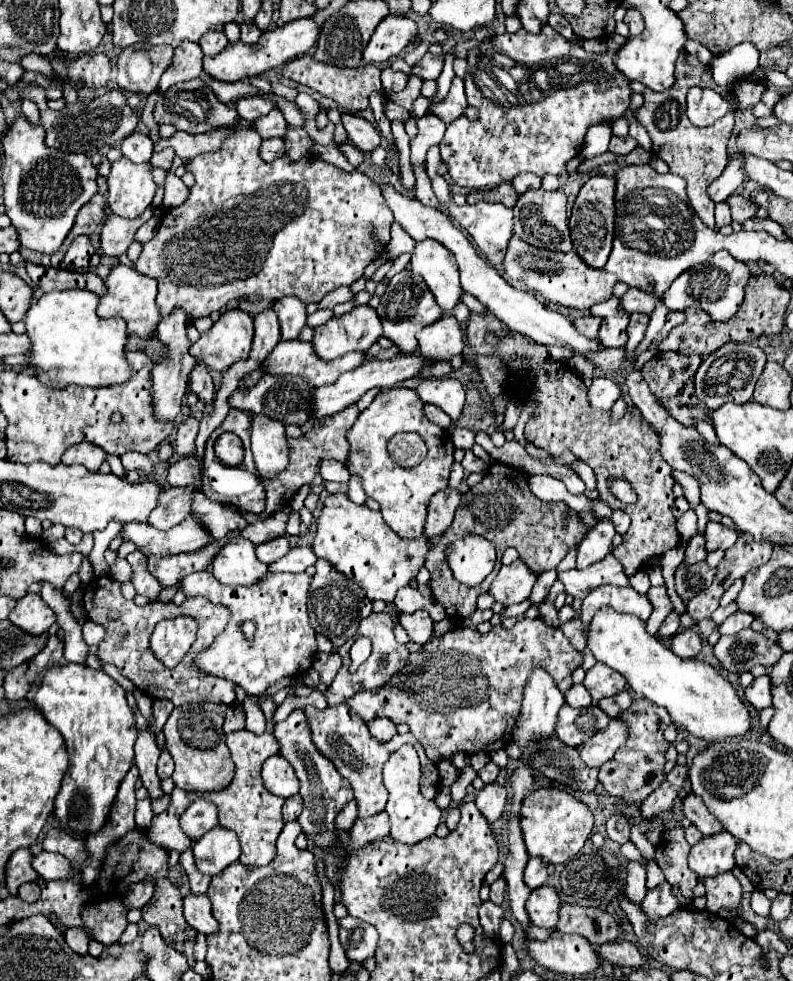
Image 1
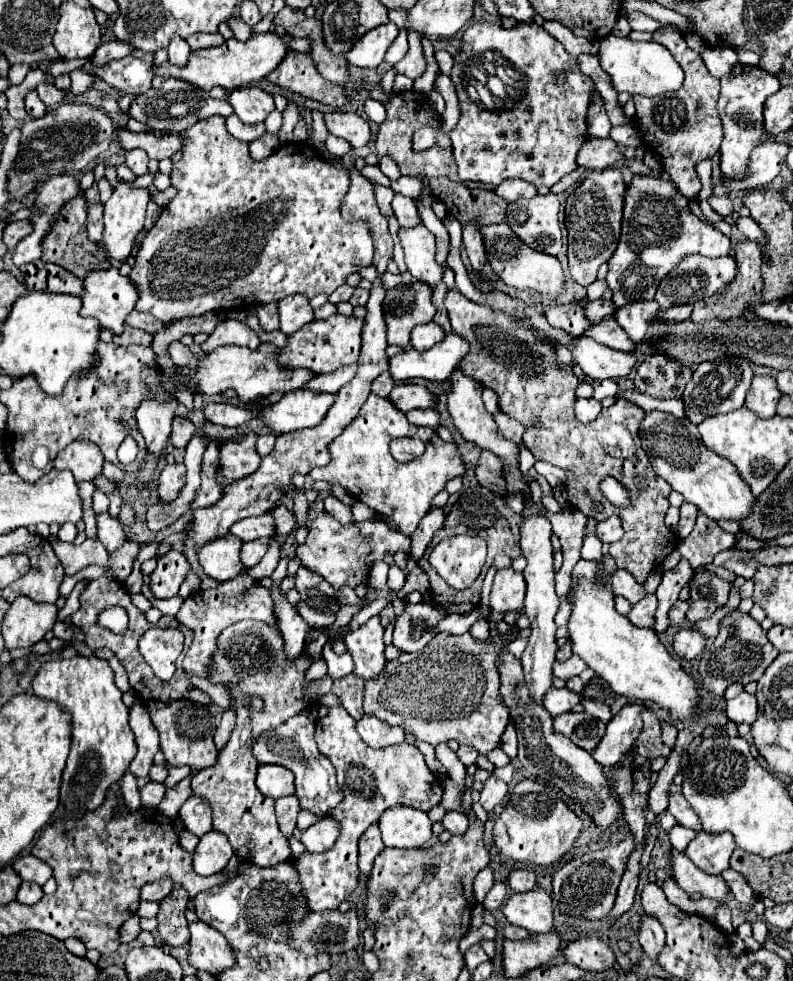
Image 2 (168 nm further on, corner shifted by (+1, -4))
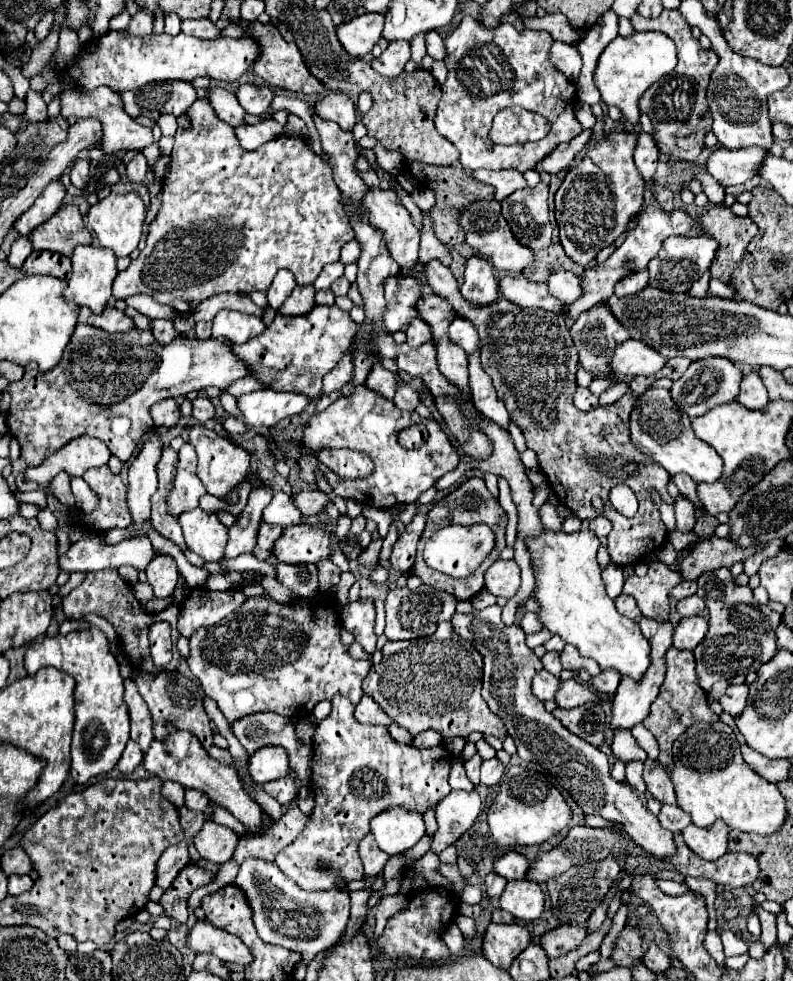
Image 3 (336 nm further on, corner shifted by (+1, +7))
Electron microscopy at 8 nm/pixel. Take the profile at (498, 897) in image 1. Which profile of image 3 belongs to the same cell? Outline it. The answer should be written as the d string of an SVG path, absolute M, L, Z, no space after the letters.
M490 872L488 876L486 876L486 880L484 880L484 886L486 886L486 894L488 896L494 896L494 898L498 898L502 892L504 892L504 888L506 888L506 878L502 878L502 876L498 876L496 872Z

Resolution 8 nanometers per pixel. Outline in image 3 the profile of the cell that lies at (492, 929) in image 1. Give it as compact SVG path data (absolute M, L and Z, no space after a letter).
M458 916L458 918L455 918L455 923L458 924L458 928L464 934L466 940L470 940L474 936L474 920L472 918Z

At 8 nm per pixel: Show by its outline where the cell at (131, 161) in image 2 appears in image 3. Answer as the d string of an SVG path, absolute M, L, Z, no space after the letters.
M138 152L136 158L126 164L126 178L134 184L140 184L146 178L146 174L148 174L148 162L142 156L142 152Z

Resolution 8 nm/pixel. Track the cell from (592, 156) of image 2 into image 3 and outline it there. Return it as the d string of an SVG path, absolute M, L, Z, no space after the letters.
M584 130L584 132L578 134L572 142L568 142L568 144L558 144L558 146L554 148L554 152L548 154L548 158L540 160L540 162L534 166L536 172L556 174L556 172L568 168L568 164L574 160L574 156L576 156L584 146L586 146L590 134L592 134L590 130Z

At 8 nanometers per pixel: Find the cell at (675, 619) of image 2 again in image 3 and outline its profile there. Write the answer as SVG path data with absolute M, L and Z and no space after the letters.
M680 582L676 588L672 588L672 592L670 592L670 596L672 598L676 598L676 600L682 600L682 598L686 598L686 596L692 596L692 594L696 594L696 582Z

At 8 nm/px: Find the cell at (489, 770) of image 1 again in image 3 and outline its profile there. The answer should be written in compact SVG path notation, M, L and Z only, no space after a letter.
M474 754L468 762L464 762L464 768L466 768L466 774L468 774L468 778L470 778L470 782L474 784L474 786L478 786L478 778L480 778L480 764L482 764L482 758L480 758L480 754Z

